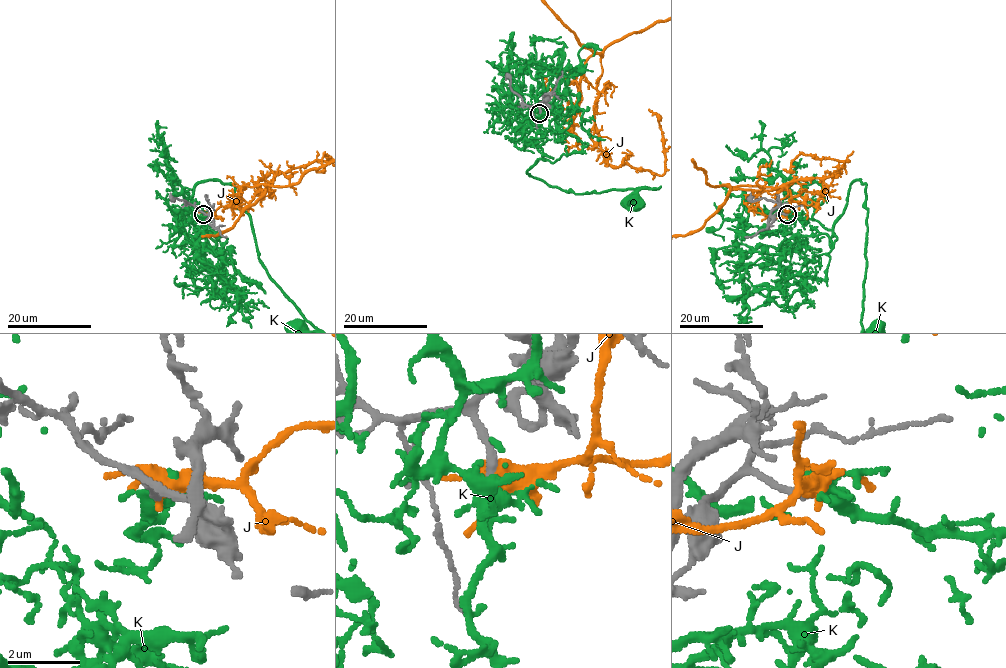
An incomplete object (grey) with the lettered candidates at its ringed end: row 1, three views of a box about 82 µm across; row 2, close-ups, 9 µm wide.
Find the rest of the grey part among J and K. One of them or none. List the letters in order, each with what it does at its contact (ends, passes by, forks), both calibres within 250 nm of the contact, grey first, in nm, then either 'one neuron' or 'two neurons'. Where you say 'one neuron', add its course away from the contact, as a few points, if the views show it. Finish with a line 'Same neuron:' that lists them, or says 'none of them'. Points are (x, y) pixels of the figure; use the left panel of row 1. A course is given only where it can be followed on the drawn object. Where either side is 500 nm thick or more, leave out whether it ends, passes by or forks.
J: it forks there; 240 nm thick on the grey side, 440 nm on the other; two neurons
K: it forks there; 200 nm thick on the grey side, 320 nm on the other; one neuron; it runs (204, 214), (207, 229), (191, 208), (198, 183), (234, 187), (268, 277), (317, 329), (294, 330)
Same neuron: K

